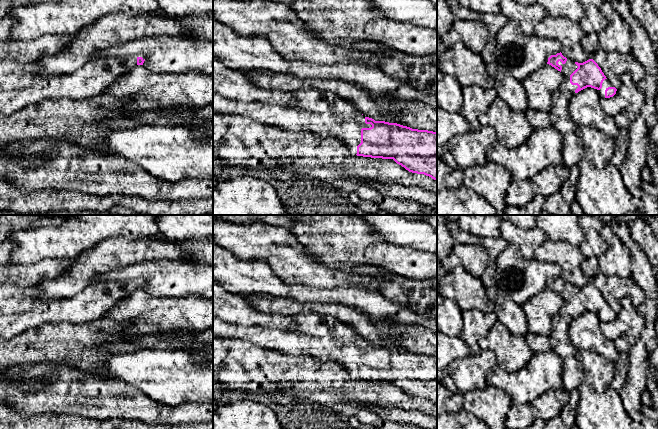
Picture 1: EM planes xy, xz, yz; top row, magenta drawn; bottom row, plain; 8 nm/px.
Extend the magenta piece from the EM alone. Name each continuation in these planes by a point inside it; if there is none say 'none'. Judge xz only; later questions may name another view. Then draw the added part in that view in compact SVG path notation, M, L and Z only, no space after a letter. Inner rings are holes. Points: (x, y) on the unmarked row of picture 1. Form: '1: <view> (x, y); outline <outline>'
1: xz (324, 337); outline M297 313L292 317L299 327L297 331L232 324L220 317L213 317L213 337L237 338L292 356L308 355L324 363L336 362L347 371L350 379L357 378L357 370L361 367L361 353L372 351L371 348L365 347L365 340L360 334L333 316L320 313Z

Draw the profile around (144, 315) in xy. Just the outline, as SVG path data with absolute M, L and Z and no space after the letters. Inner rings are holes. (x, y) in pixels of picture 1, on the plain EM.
M136 289L117 302L105 318L126 323L129 335L201 332L213 327L213 299L200 295L156 297Z

